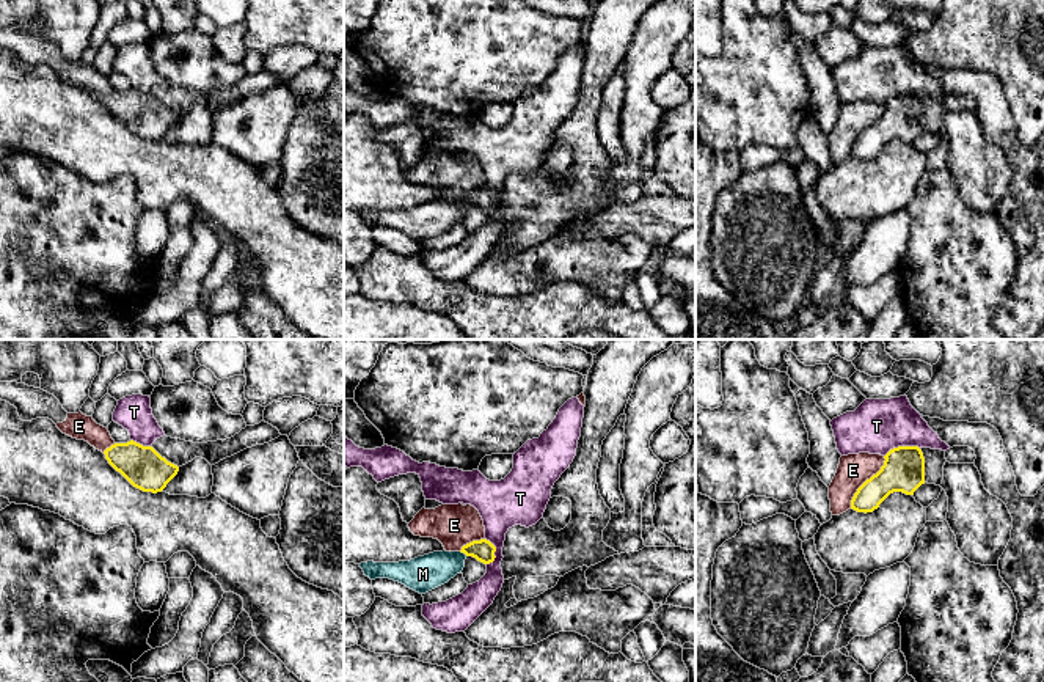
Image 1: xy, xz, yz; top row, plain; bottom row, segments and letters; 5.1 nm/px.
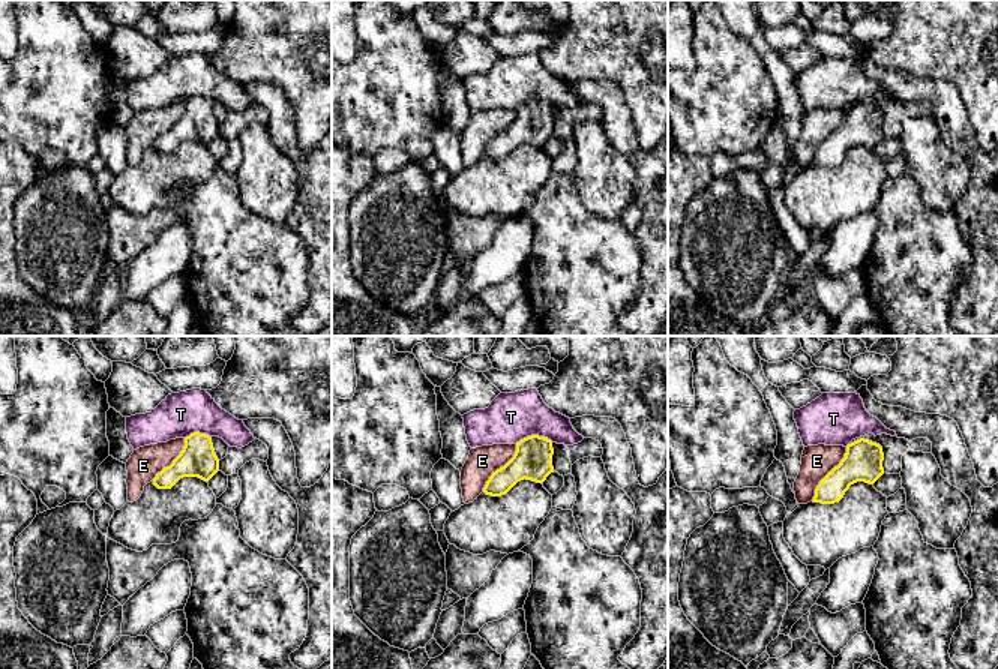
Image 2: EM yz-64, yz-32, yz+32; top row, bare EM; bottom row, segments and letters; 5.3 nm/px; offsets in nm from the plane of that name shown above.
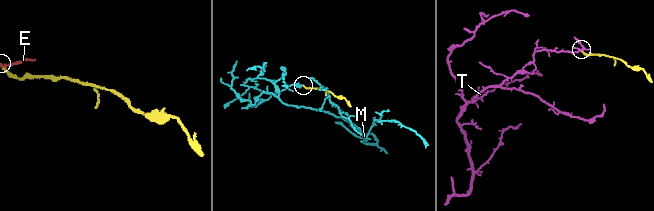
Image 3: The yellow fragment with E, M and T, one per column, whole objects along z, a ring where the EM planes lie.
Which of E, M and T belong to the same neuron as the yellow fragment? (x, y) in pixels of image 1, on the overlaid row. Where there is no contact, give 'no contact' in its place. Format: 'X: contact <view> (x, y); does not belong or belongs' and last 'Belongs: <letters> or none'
E: contact yz (865, 481); does not belong
M: contact xz (463, 552); belongs
T: contact yz (901, 447); does not belong
Belongs: M

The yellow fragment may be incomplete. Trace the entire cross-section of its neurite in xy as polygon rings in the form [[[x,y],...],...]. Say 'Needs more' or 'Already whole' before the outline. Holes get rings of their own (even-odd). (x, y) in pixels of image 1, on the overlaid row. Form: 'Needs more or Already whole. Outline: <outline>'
Already whole. Outline: [[[133,440],[115,443],[104,454],[116,471],[143,492],[162,492],[179,471],[177,465],[168,462],[152,446]]]

